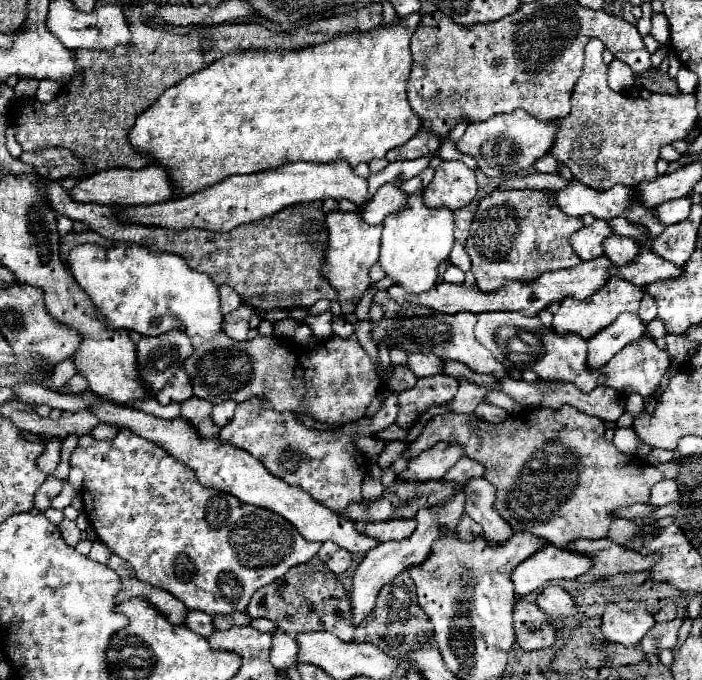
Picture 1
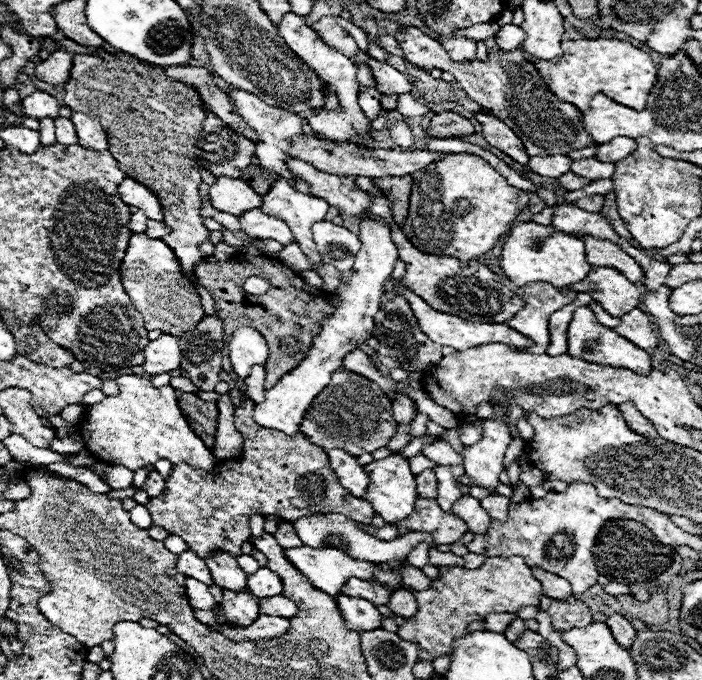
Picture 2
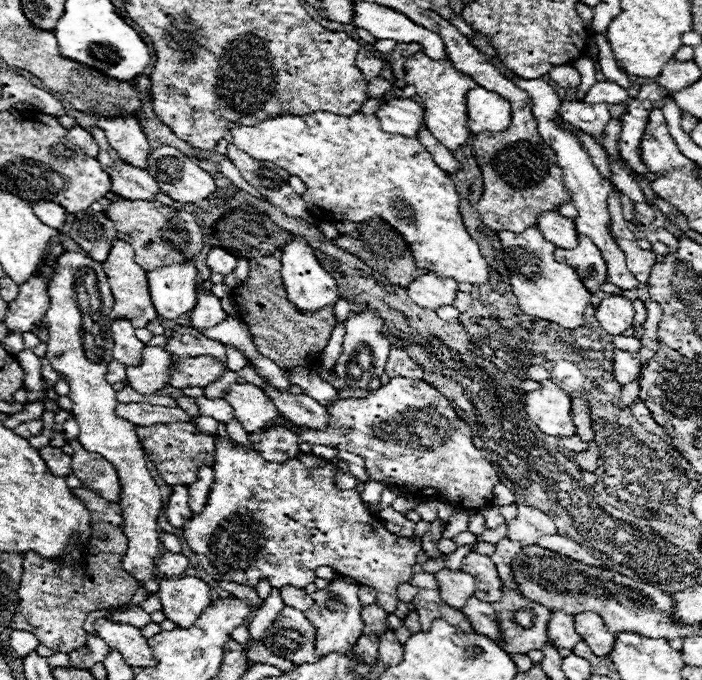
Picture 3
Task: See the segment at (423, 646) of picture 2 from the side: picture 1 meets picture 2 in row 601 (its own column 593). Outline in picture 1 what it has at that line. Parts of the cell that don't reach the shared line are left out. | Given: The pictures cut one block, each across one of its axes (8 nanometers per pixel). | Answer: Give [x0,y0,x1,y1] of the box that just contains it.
[404,404,664,546]

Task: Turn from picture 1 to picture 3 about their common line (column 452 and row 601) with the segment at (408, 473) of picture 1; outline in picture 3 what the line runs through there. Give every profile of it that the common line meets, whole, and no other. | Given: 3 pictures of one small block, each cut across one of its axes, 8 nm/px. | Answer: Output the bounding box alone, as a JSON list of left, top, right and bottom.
[434,570,476,608]

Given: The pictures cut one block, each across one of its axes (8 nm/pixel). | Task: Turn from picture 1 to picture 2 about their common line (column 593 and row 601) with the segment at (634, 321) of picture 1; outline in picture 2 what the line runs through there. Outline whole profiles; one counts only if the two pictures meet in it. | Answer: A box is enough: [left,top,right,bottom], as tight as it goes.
[336,596,382,632]

